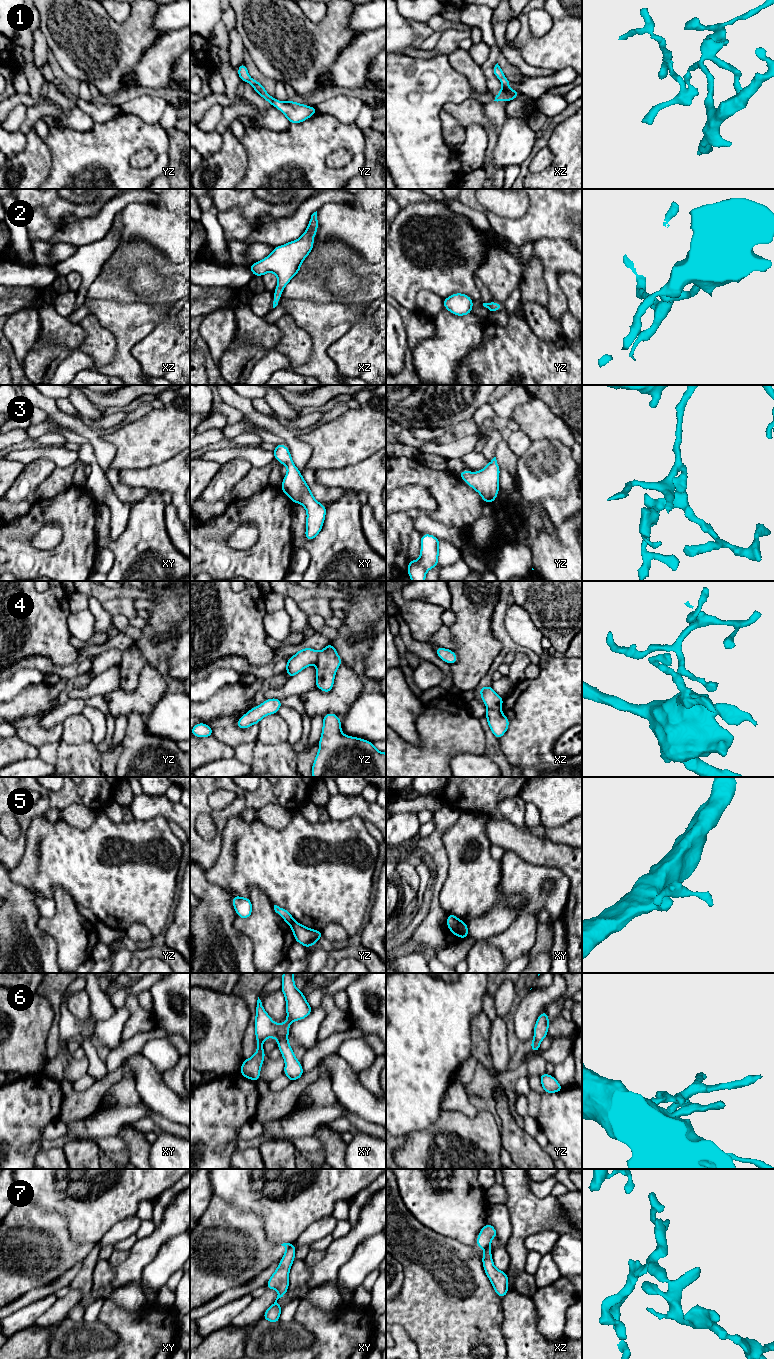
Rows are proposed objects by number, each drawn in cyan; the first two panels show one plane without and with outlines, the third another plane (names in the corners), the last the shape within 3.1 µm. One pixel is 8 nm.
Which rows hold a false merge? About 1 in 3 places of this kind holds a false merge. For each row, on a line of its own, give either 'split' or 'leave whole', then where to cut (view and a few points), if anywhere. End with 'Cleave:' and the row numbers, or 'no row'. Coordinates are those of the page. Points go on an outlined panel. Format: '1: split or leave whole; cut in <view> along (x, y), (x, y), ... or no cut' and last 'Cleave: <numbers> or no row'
1: leave whole; no cut
2: leave whole; no cut
3: leave whole; no cut
4: split; cut in xz along (488, 708), (500, 710)
5: split; cut in xy along (461, 921), (449, 928)
6: leave whole; no cut
7: split; cut in xz along (489, 1244), (484, 1248)
Cleave: 4, 5, 7

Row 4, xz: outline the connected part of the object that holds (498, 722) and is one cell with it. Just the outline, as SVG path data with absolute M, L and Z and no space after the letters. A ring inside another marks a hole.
M488 709L486 719L493 735L500 739L509 727L509 720L501 710Z

